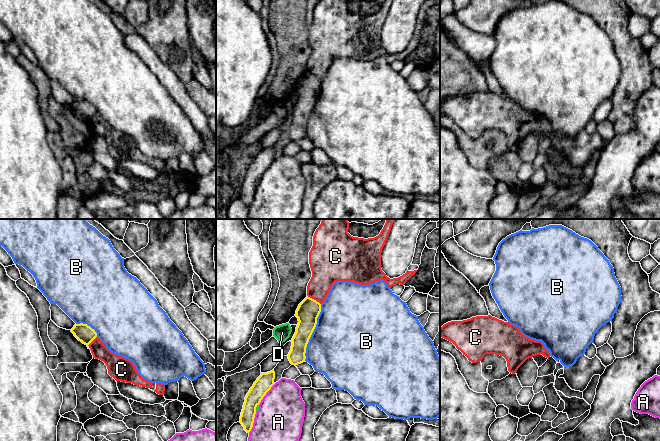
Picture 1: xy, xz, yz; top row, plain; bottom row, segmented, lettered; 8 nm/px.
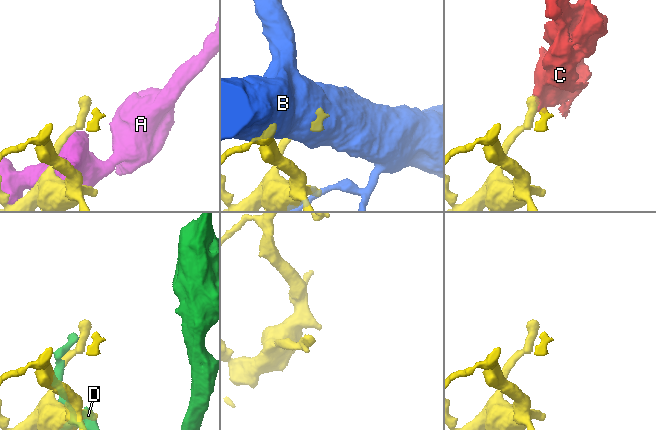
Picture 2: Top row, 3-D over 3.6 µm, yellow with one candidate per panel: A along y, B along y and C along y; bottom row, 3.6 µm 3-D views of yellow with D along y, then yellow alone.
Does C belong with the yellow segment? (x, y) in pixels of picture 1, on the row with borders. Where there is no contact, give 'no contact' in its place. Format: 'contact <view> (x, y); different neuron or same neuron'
contact xz (313, 299); different neuron

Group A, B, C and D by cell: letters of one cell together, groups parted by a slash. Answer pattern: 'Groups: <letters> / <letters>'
Groups: A / B / C / D

